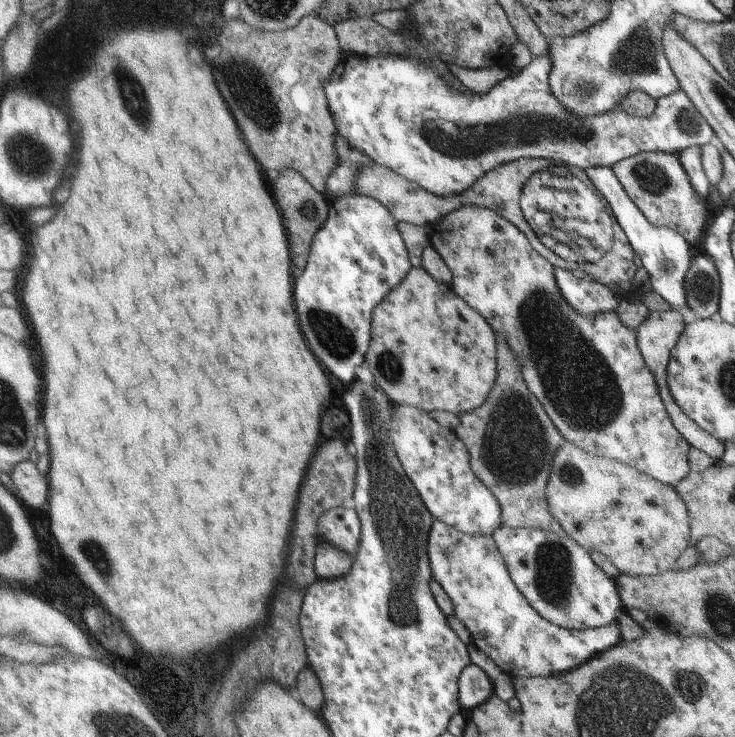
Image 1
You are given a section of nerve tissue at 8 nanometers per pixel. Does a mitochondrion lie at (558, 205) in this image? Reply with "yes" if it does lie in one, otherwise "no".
yes

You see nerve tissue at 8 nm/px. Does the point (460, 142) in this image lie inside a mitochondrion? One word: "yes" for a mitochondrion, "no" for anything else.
yes

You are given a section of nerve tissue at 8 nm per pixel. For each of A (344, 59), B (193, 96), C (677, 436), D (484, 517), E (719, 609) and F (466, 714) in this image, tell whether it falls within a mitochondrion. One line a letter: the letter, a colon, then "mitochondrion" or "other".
A: other
B: other
C: other
D: other
E: mitochondrion
F: other

